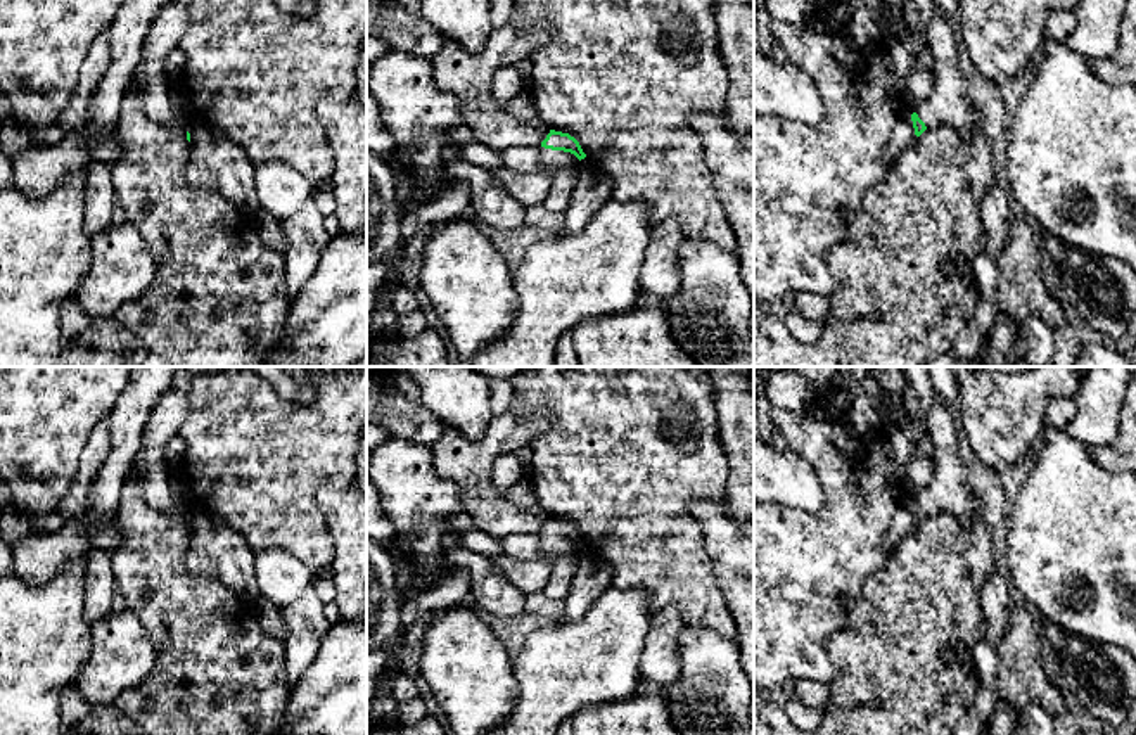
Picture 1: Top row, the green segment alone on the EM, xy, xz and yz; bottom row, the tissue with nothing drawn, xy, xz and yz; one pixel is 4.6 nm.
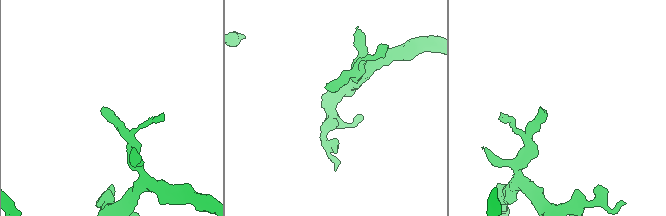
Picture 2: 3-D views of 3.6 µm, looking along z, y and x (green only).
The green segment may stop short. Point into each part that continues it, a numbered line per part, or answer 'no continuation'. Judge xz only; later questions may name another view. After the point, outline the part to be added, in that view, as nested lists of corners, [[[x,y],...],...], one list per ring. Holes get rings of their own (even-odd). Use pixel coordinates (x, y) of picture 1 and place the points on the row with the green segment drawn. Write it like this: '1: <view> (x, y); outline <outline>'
1: xz (531, 189); outline [[[539,145],[541,168],[533,173],[519,173],[508,168],[493,171],[493,176],[524,208],[545,202],[552,185],[552,173],[564,166],[579,166],[579,159],[564,150],[552,150]]]

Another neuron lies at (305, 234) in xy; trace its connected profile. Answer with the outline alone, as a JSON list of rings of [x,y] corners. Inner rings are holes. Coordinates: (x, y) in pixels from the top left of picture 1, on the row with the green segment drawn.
[[[310,199],[296,214],[284,218],[282,232],[285,237],[285,289],[287,297],[294,303],[316,272],[330,235],[315,199]]]

